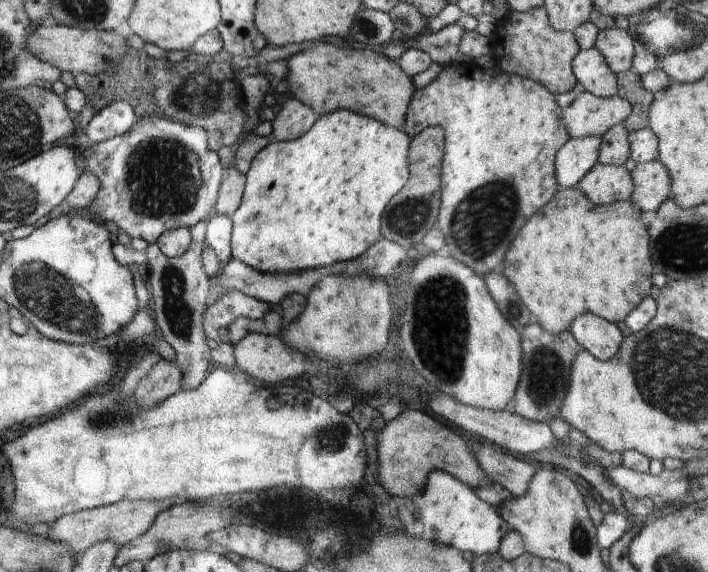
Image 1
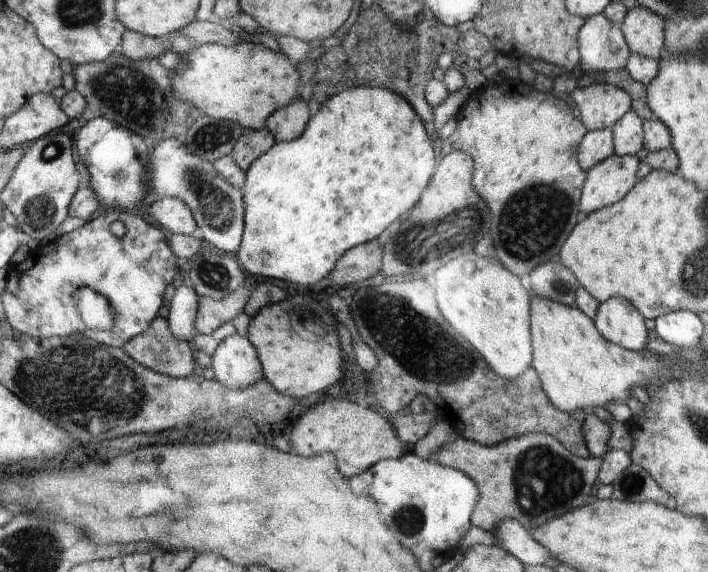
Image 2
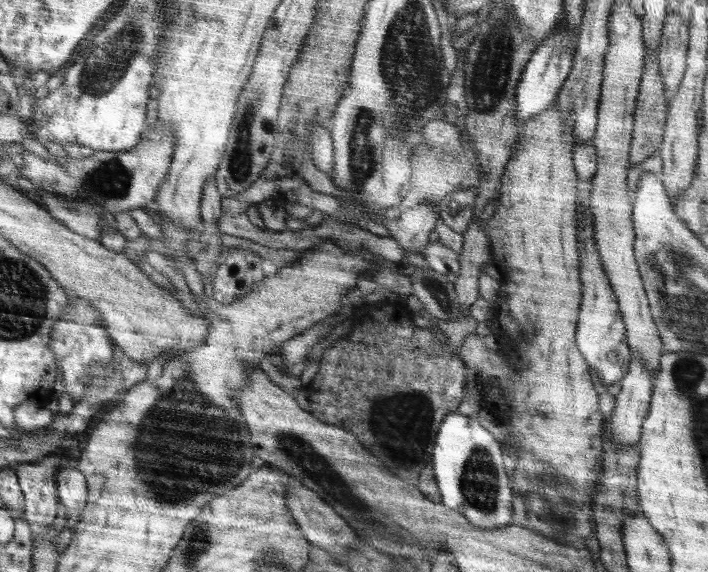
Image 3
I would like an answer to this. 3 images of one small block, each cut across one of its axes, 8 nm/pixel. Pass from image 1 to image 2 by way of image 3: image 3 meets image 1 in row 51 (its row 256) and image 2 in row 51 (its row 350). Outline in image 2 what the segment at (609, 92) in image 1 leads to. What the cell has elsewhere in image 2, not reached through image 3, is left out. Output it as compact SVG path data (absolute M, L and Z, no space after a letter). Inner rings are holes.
M604 12L585 19L580 27L579 53L581 70L585 73L624 69L631 50L624 32L617 23L604 16Z

